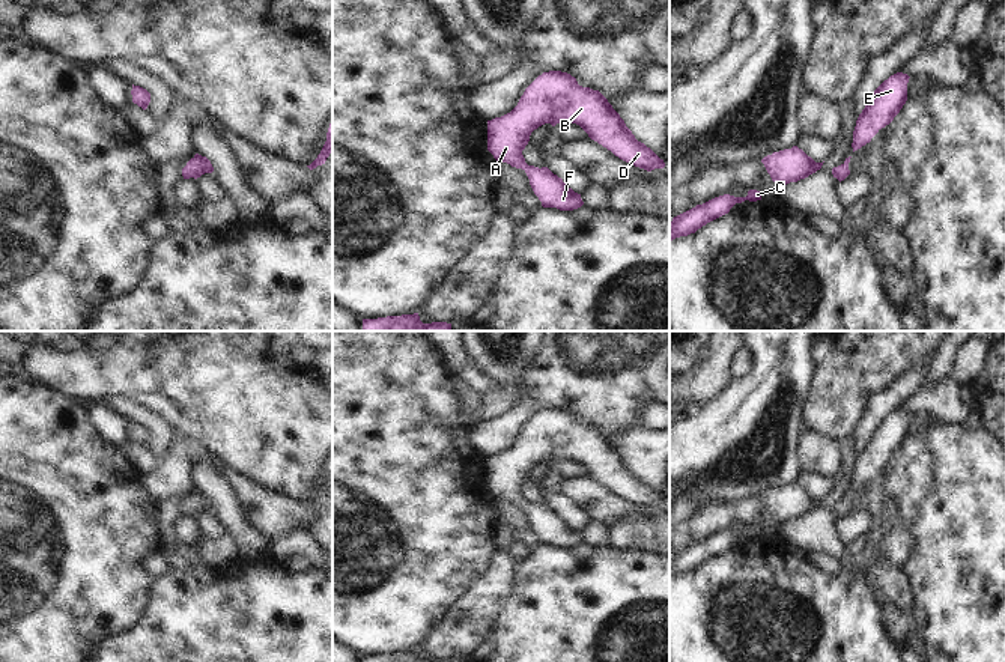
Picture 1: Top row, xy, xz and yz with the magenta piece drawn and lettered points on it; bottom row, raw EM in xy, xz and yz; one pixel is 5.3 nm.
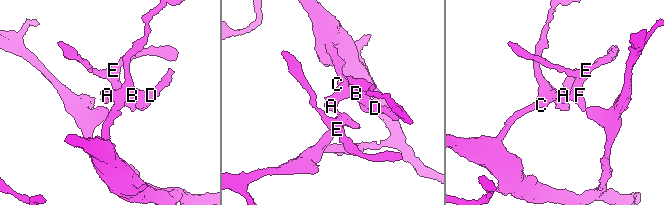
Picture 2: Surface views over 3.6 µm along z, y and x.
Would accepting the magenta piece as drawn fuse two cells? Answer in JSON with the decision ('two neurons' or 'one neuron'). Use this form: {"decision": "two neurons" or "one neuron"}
{"decision": "one neuron"}

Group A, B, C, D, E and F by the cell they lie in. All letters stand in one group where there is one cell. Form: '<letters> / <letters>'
A B C D E F

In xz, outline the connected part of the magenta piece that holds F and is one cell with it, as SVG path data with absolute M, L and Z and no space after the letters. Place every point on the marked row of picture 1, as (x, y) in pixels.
M543 72L525 89L510 113L487 120L487 150L496 161L527 173L543 208L573 211L584 205L581 194L561 178L548 167L528 166L522 155L534 129L564 122L579 125L591 140L635 167L647 172L665 167L663 159L635 138L599 90L579 86L567 72Z

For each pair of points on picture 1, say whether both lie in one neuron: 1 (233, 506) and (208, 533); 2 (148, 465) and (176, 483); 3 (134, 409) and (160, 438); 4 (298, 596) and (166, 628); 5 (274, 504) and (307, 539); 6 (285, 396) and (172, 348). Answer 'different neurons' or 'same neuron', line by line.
1: different neurons
2: different neurons
3: same neuron
4: same neuron
5: different neurons
6: same neuron

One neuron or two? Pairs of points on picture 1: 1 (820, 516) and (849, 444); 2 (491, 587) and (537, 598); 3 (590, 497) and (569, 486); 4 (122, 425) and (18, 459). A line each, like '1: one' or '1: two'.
1: one
2: two
3: one
4: two

